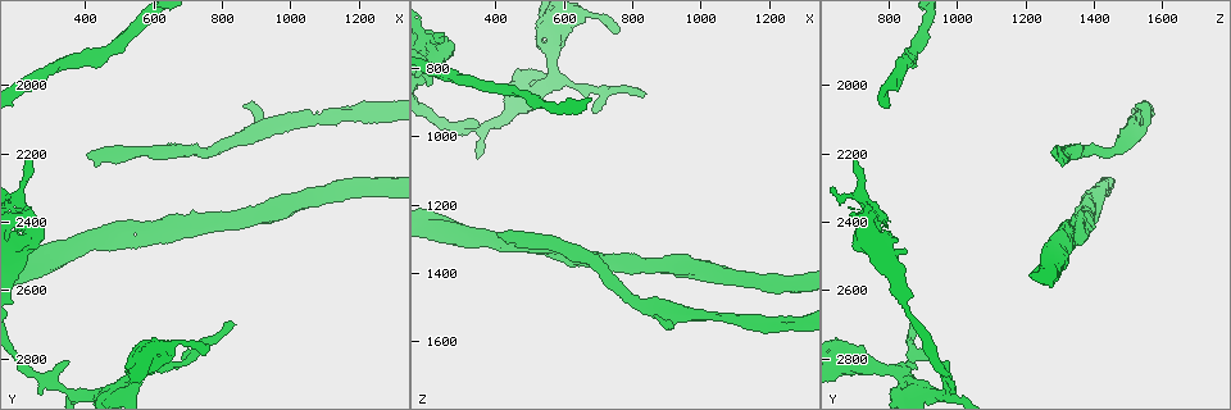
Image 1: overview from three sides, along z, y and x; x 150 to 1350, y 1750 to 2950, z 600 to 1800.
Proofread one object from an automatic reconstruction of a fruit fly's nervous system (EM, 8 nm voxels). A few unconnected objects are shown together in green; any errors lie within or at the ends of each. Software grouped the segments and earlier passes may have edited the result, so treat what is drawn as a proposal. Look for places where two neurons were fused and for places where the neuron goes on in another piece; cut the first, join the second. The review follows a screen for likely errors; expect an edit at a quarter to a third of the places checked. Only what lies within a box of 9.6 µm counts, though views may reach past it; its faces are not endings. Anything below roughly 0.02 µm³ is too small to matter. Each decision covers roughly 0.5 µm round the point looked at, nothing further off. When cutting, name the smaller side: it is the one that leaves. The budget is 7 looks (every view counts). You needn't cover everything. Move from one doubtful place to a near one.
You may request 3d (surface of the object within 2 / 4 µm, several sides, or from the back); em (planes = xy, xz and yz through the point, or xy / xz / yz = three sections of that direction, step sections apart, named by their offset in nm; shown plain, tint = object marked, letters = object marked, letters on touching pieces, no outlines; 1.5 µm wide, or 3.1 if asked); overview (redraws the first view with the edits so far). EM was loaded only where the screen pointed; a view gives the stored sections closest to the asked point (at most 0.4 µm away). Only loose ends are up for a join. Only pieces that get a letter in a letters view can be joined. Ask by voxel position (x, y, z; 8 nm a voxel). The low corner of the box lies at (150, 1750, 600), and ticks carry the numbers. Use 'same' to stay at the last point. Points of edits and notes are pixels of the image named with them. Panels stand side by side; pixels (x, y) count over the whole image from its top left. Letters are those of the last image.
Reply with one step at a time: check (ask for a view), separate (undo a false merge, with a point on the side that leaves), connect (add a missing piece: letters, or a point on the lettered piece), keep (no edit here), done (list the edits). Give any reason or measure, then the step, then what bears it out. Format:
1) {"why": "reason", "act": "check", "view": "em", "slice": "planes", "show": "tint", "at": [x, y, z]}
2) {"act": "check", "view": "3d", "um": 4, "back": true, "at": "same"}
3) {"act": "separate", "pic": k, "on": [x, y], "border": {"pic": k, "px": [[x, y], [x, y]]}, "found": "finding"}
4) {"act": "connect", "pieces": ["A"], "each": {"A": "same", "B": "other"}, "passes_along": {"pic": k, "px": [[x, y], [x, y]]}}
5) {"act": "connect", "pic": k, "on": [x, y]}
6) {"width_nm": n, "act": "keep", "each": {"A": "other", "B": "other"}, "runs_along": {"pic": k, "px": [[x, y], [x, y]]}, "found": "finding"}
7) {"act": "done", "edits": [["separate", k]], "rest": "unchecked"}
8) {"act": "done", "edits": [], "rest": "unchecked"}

{"why": "branch stops here", "act": "check", "view": "3d", "um": 4, "back": true, "at": [570, 2470, 1340]}

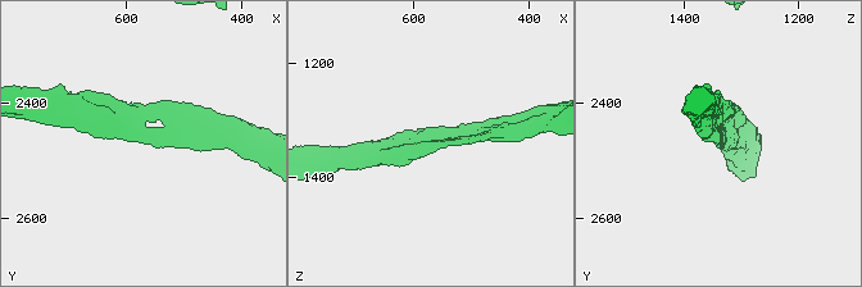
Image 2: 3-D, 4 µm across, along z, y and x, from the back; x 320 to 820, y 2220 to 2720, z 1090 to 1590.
{"why": "need the tissue", "act": "check", "view": "em", "slice": "xz", "step": 8, "show": "letters", "at": [565, 2470, 1340]}

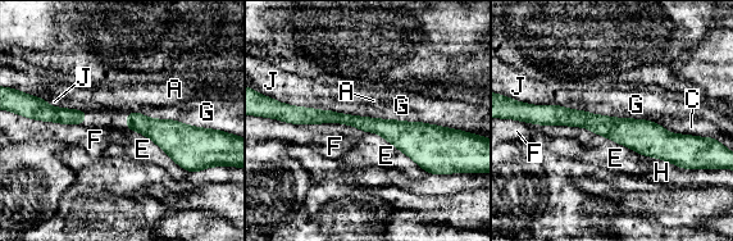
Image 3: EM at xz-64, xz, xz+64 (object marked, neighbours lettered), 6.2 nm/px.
{"act": "keep", "each": {"A": "other", "C": "other", "E": "other", "F": "other", "G": "other", "H": "other", "J": "other"}, "runs_along": {"pic": 3, "px": [[541, 114], [652, 140], [686, 139]]}, "found": "no lettered piece goes on from it"}

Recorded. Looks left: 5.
{"why": "sudden change in width", "act": "check", "view": "3d", "um": 4, "at": [1070, 2100, 1530]}

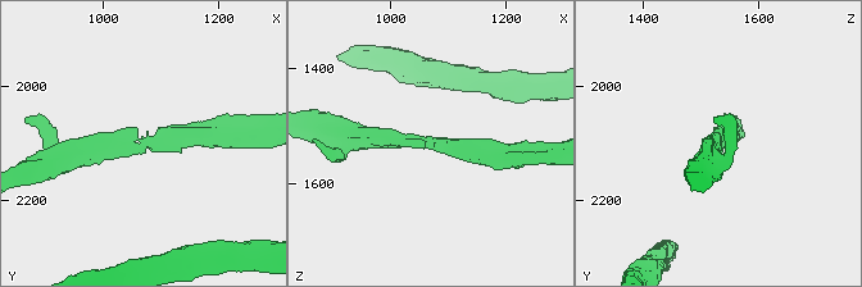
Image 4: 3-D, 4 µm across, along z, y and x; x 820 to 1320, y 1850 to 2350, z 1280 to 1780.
{"arm_widths_nm": [280, 300], "act": "check", "view": "em", "slice": "xz", "step": 8, "show": "tint", "at": [1070, 2105, 1530]}

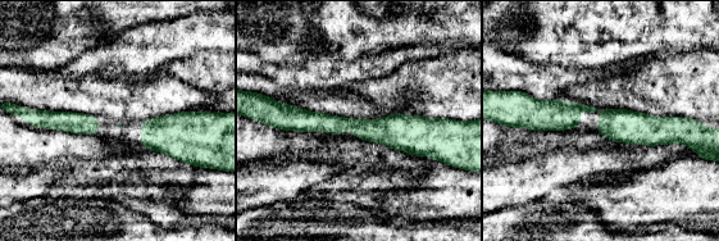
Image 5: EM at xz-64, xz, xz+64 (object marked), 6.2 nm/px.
{"act": "check", "view": "em", "slice": "planes", "show": "letters", "at": "same"}

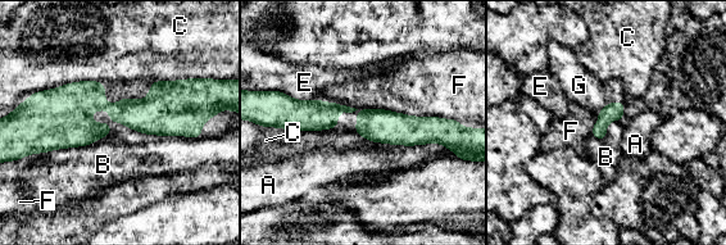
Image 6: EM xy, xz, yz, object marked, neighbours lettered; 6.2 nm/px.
{"act": "keep", "each": {"A": "other", "B": "other", "C": "other", "E": "other", "F": "other", "G": "other"}, "runs_along": {"pic": 6, "px": [[286, 119], [357, 109], [376, 126], [440, 127]]}, "found": "continuous, no second neuron"}

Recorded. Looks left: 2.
{"why": "branch stops here", "act": "check", "view": "3d", "um": 4, "at": [350, 2810, 970]}

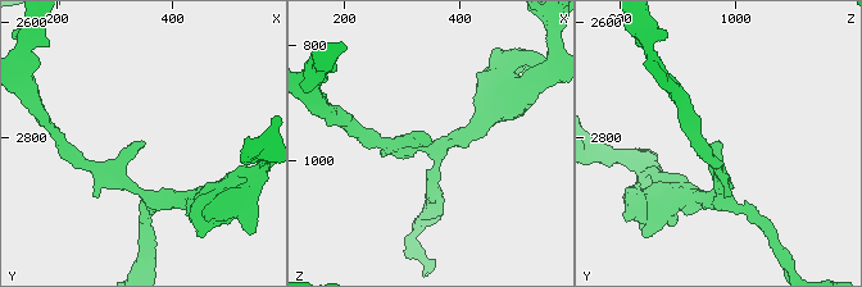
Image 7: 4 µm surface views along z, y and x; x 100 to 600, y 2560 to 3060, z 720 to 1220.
{"act": "check", "view": "em", "slice": "planes", "show": "letters", "at": [355, 2815, 965]}

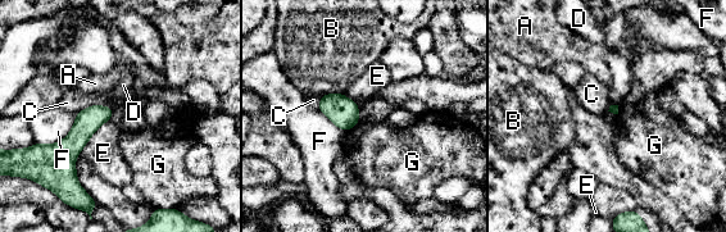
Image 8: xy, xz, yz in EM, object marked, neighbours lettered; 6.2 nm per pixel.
{"act": "keep", "each": {"A": "other", "B": "other", "C": "other", "D": "other", "E": "other", "F": "other", "G": "other"}, "found": "none of them fits"}

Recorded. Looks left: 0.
{"act": "done", "edits": [], "rest": "unchecked"}

